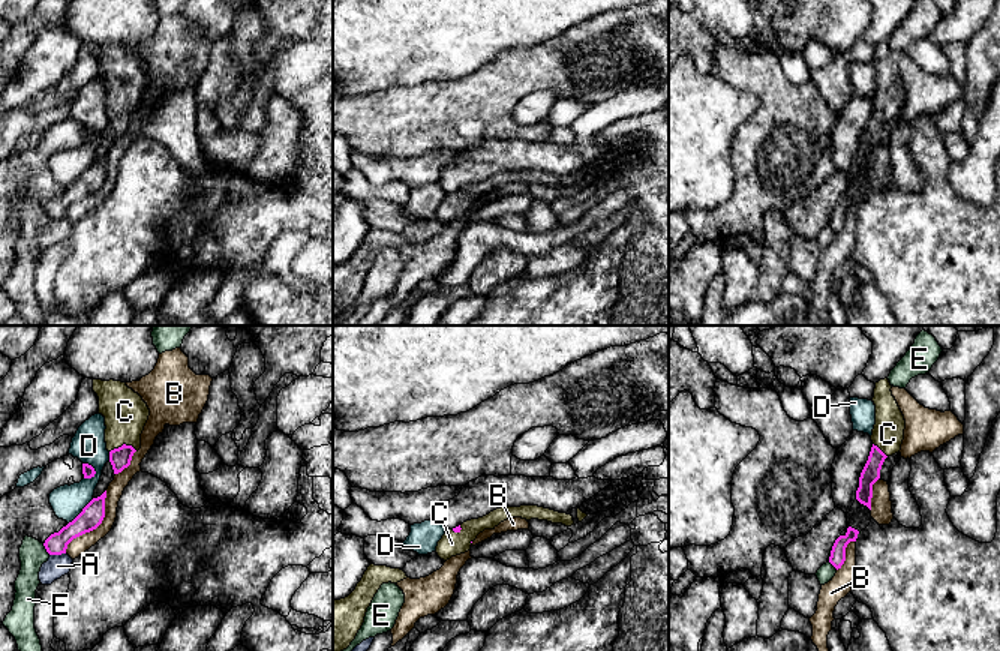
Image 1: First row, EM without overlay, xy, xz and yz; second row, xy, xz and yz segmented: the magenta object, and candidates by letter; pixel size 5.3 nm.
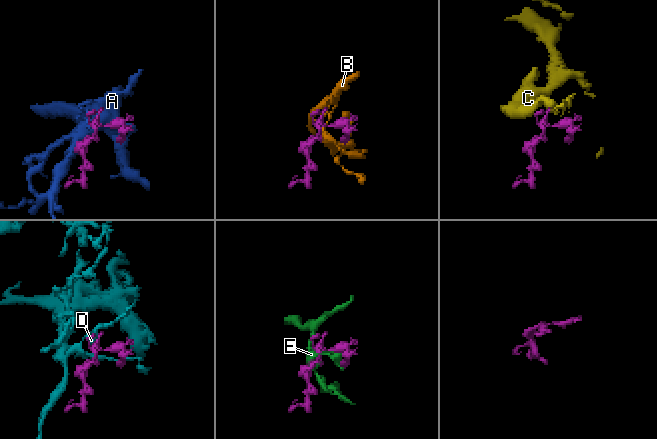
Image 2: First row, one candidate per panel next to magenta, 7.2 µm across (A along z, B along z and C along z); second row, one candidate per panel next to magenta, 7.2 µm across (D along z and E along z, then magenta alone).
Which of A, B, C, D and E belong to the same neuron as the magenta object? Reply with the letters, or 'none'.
C

